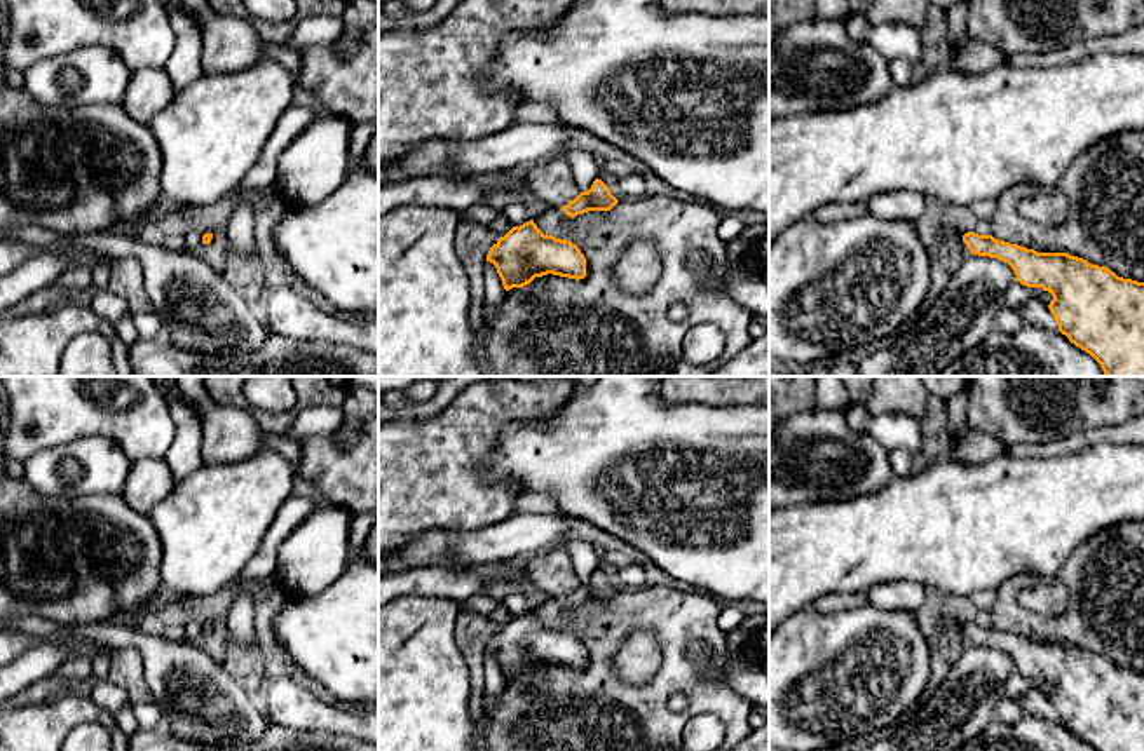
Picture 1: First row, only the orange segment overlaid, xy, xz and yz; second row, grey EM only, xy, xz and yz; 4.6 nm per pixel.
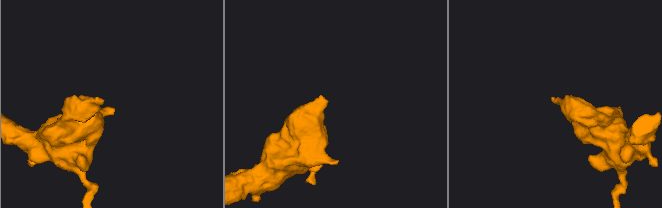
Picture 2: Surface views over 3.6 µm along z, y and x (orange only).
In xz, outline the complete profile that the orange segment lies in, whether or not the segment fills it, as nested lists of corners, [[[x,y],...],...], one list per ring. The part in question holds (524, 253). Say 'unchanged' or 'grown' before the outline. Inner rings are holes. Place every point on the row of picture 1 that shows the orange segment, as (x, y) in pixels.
unchanged | [[[534,220],[513,227],[488,251],[487,261],[494,263],[506,291],[523,288],[535,277],[548,274],[584,279],[586,258],[567,239],[544,235]]]

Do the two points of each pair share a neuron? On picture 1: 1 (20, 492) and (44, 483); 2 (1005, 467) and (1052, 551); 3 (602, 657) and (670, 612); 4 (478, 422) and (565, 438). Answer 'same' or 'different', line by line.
1: different
2: same
3: same
4: different

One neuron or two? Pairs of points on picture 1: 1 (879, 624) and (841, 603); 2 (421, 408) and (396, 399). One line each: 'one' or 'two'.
1: two
2: two

